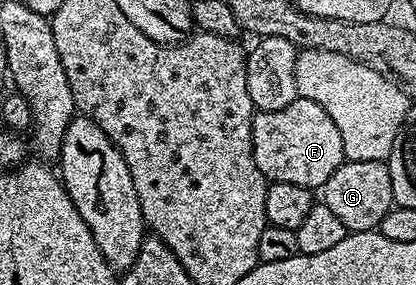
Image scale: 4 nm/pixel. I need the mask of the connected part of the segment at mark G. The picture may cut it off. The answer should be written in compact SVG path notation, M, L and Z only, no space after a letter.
M348 159L325 181L321 189L321 202L329 205L341 225L350 233L353 231L374 231L381 225L385 213L395 206L393 177L384 161L353 161Z

